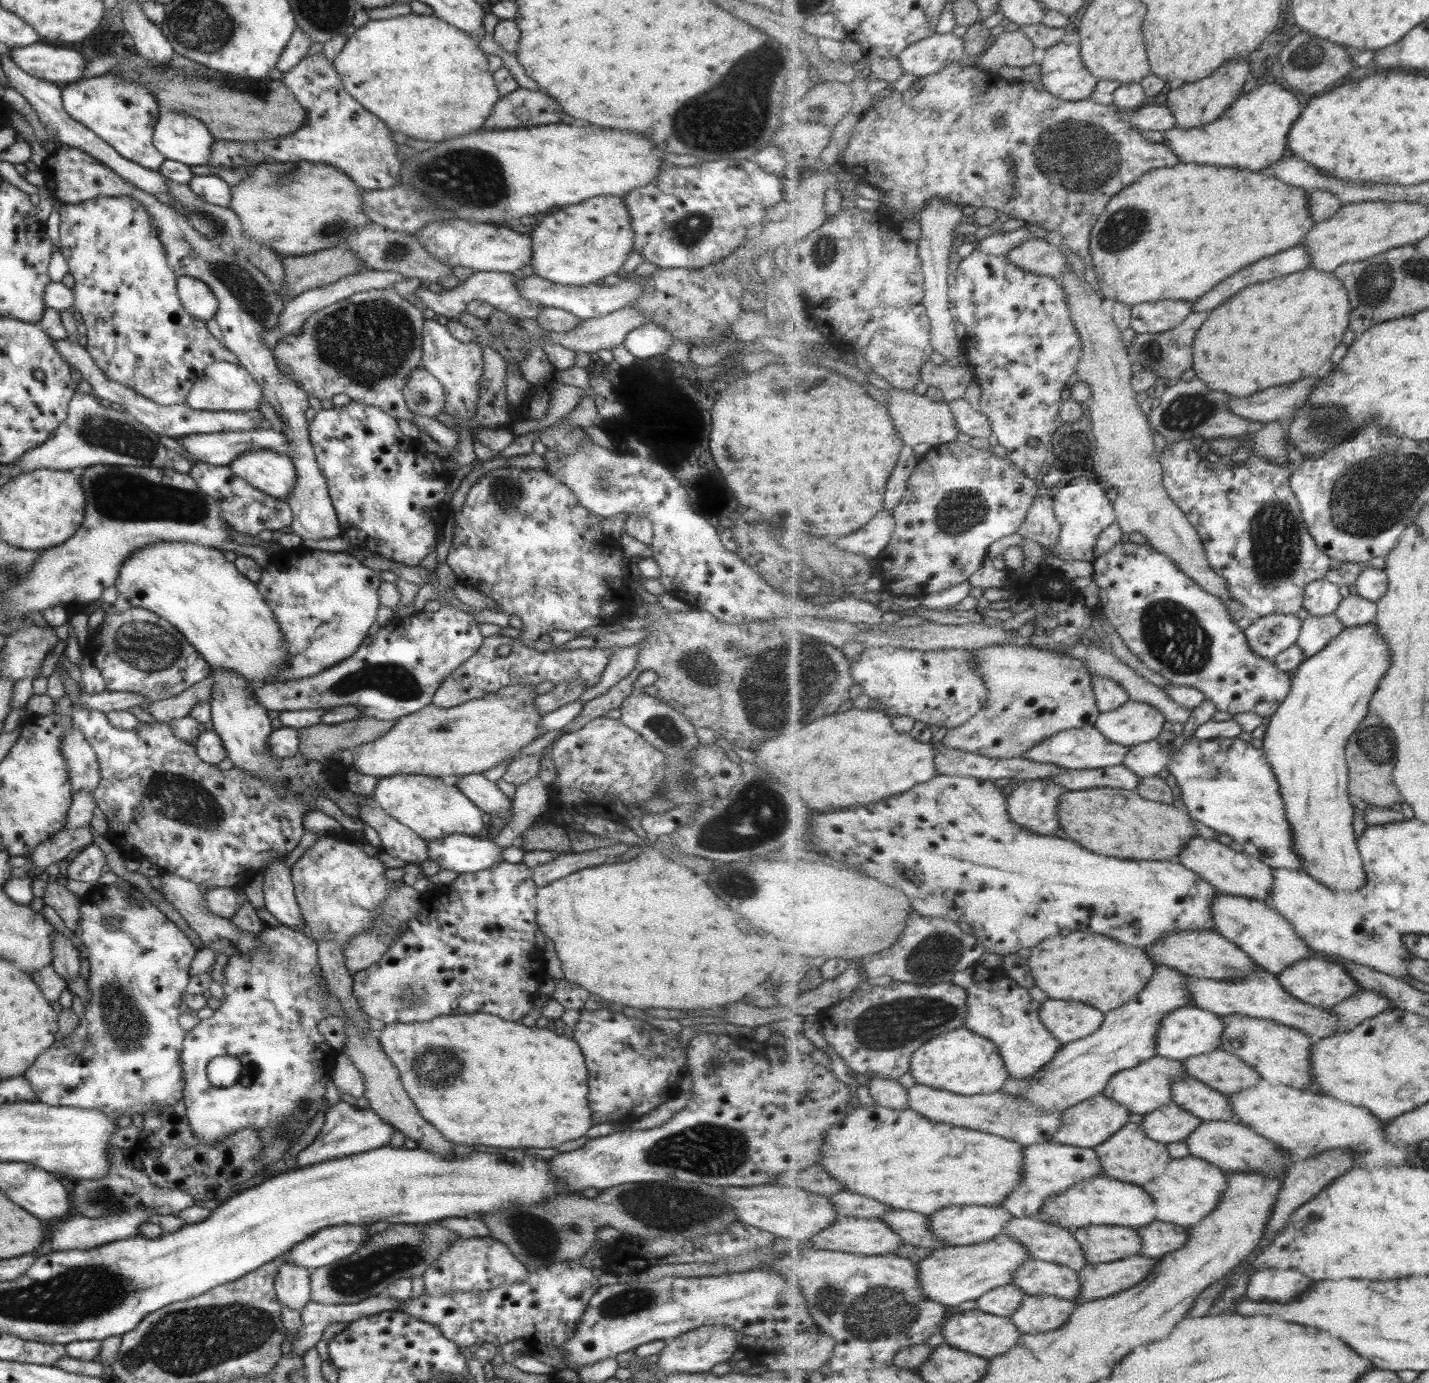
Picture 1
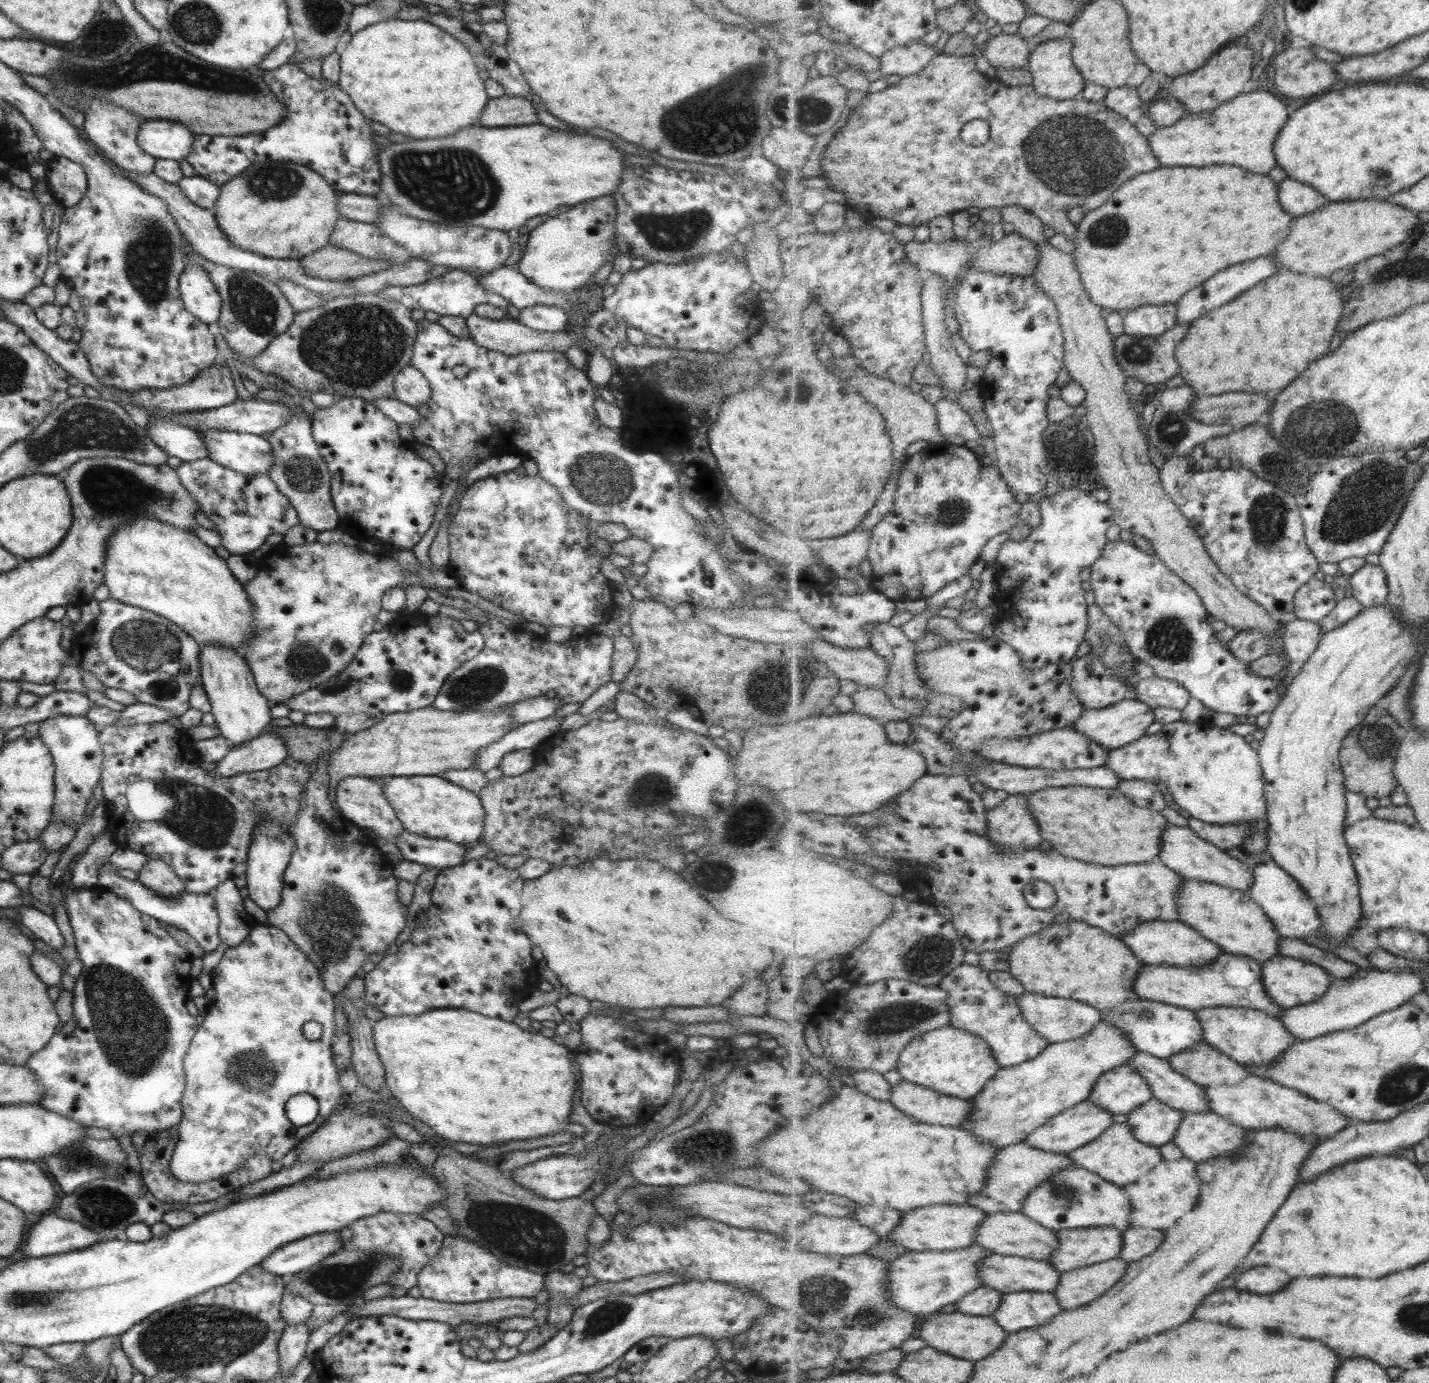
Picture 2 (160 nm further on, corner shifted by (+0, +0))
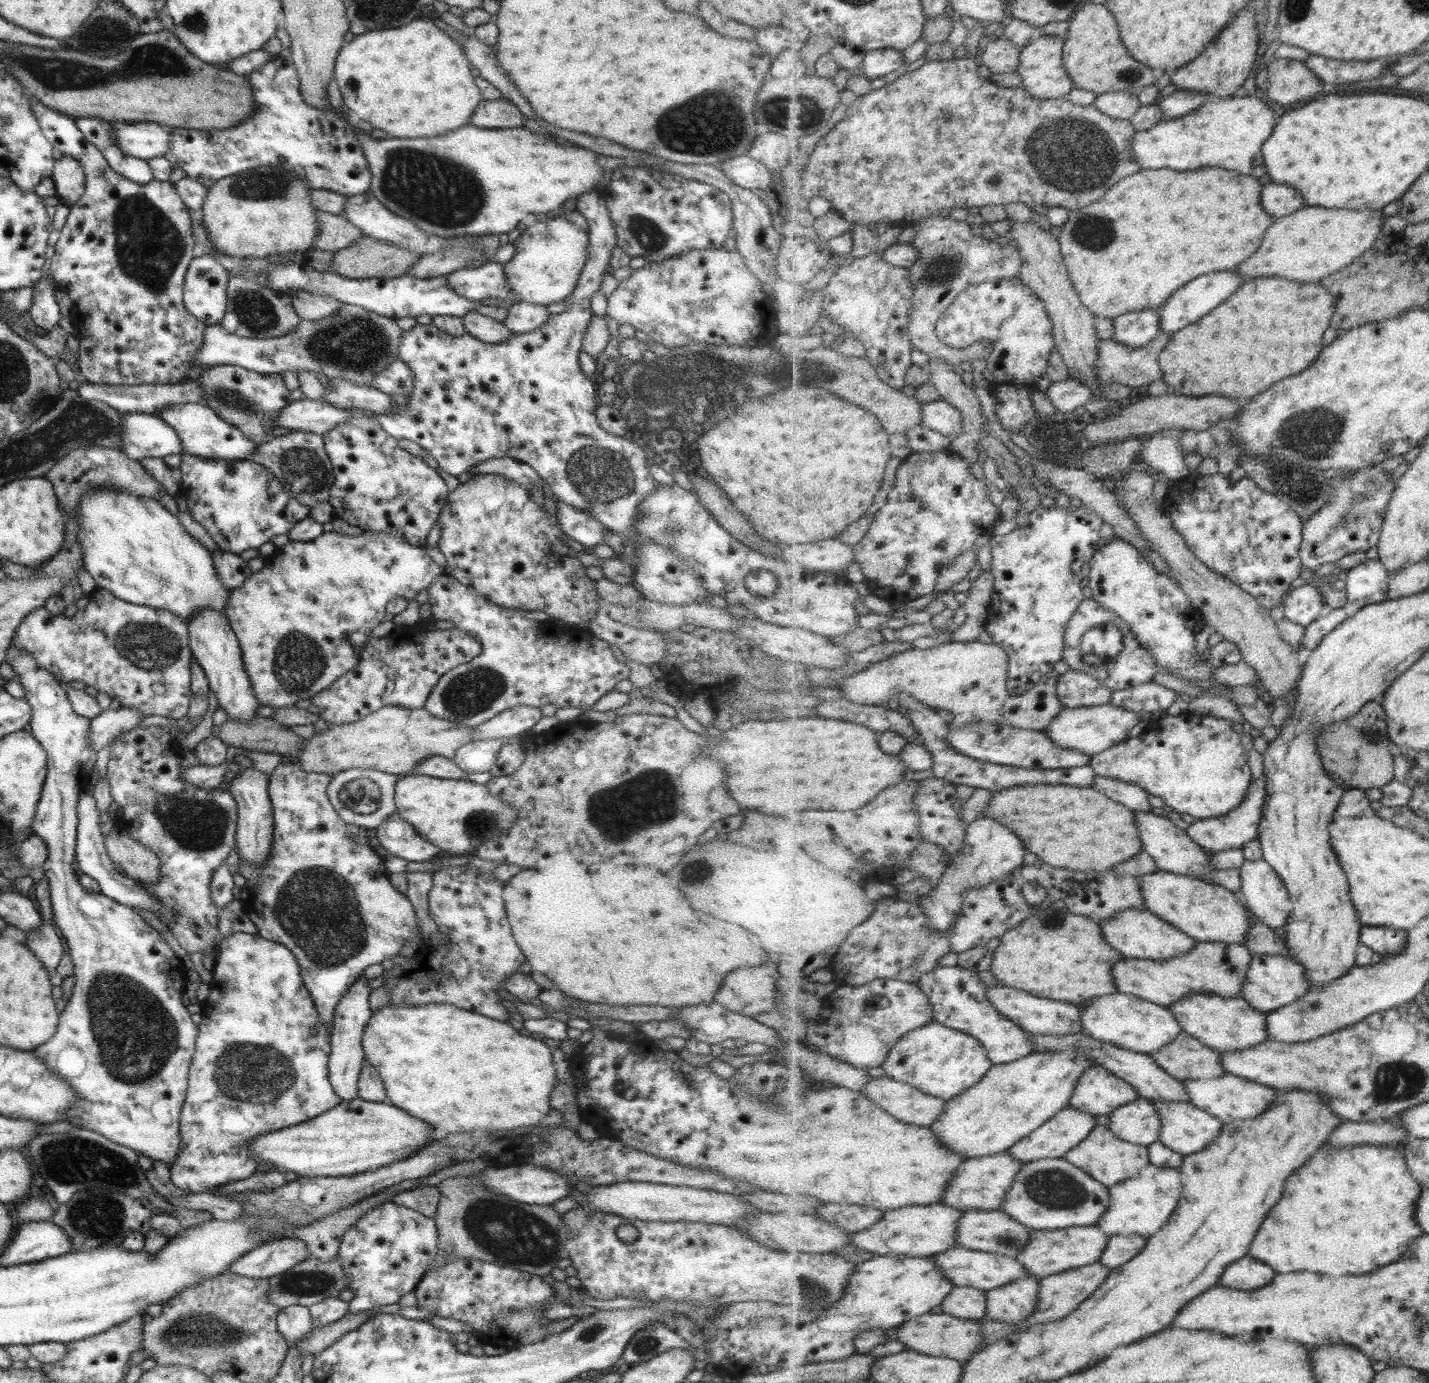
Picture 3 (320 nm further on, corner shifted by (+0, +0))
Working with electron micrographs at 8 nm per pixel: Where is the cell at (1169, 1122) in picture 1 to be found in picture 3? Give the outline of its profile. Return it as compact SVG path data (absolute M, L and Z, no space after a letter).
M1139 1096L1108 1117L1108 1127L1123 1141L1149 1147L1162 1137L1163 1118L1159 1108L1148 1098Z

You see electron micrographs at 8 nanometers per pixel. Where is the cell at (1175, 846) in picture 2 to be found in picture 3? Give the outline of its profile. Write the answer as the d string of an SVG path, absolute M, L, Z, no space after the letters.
M1136 811L1136 814L1138 827L1141 830L1143 850L1155 859L1159 869L1209 881L1207 874L1211 874L1214 869L1217 870L1210 862L1213 860L1212 852L1206 851L1195 842L1186 829L1175 826L1168 816L1155 815L1145 811Z

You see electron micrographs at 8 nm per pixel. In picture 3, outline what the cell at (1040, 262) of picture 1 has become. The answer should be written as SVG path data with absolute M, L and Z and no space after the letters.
M939 214L931 218L923 218L916 222L916 235L909 243L918 248L920 257L908 268L910 279L914 283L915 298L911 311L910 335L914 347L929 356L930 360L942 358L945 362L960 365L977 359L988 359L993 352L994 344L977 342L971 348L959 350L947 346L937 333L937 324L943 313L971 285L983 282L1015 281L1022 271L1023 259L1019 247L1012 239L993 240L974 236L973 222L966 220L957 222L951 218L943 218Z

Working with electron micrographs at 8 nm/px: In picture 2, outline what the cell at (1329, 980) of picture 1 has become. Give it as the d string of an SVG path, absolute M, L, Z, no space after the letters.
M1287 956L1273 957L1262 963L1262 982L1274 1002L1283 1008L1293 1008L1318 1001L1330 988L1333 978L1329 971L1315 963Z

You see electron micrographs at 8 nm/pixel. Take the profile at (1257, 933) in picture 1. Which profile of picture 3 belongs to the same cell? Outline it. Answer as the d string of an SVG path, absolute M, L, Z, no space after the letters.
M1161 869L1151 874L1142 875L1140 885L1142 886L1142 895L1146 898L1147 910L1170 922L1173 926L1177 926L1185 934L1191 935L1191 938L1198 939L1201 942L1244 945L1247 933L1250 933L1251 916L1253 914L1245 905L1243 897L1239 897L1237 893L1210 881L1191 877L1190 875L1170 873Z

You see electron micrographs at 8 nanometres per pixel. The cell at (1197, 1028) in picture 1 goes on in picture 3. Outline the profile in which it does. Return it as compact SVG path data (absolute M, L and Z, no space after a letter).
M1119 991L1083 1003L1082 1025L1084 1032L1097 1040L1149 1054L1171 1044L1185 1032L1169 1007Z

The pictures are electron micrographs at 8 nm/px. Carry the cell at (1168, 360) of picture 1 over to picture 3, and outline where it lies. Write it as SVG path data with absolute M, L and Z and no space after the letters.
M1162 331L1147 346L1139 348L1127 346L1122 342L1116 341L1114 338L1101 339L1098 342L1098 378L1100 378L1100 382L1109 385L1121 383L1135 388L1151 384L1151 382L1155 382L1159 378L1163 379L1164 372L1162 371L1159 358L1162 350L1169 344L1171 335L1171 332Z

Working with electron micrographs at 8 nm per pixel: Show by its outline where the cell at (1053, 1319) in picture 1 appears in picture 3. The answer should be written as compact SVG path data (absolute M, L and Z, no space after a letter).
M1029 1277L998 1289L986 1291L986 1316L996 1321L1014 1325L1026 1321L1038 1309L1041 1298L1040 1281Z

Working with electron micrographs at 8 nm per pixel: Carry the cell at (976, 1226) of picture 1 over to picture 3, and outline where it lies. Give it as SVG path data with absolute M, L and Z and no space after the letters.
M941 1203L913 1205L884 1211L883 1218L858 1233L850 1233L853 1246L865 1249L876 1256L931 1257L959 1246L957 1241L958 1220L963 1210Z

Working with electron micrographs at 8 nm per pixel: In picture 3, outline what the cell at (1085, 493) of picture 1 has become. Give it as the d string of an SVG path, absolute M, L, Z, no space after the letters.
M1054 504L1050 507L1039 505L1028 518L1027 523L1019 525L1006 535L993 538L989 544L992 548L994 574L994 591L989 605L986 620L986 631L994 644L1001 646L1010 655L1010 671L1007 678L1011 695L1023 695L1035 688L1053 671L1059 661L1063 661L1063 653L1067 648L1067 627L1071 617L1082 604L1083 564L1091 563L1097 549L1097 542L1102 538L1102 526L1106 522L1101 514L1091 510L1090 506L1081 504L1072 510L1063 510Z

